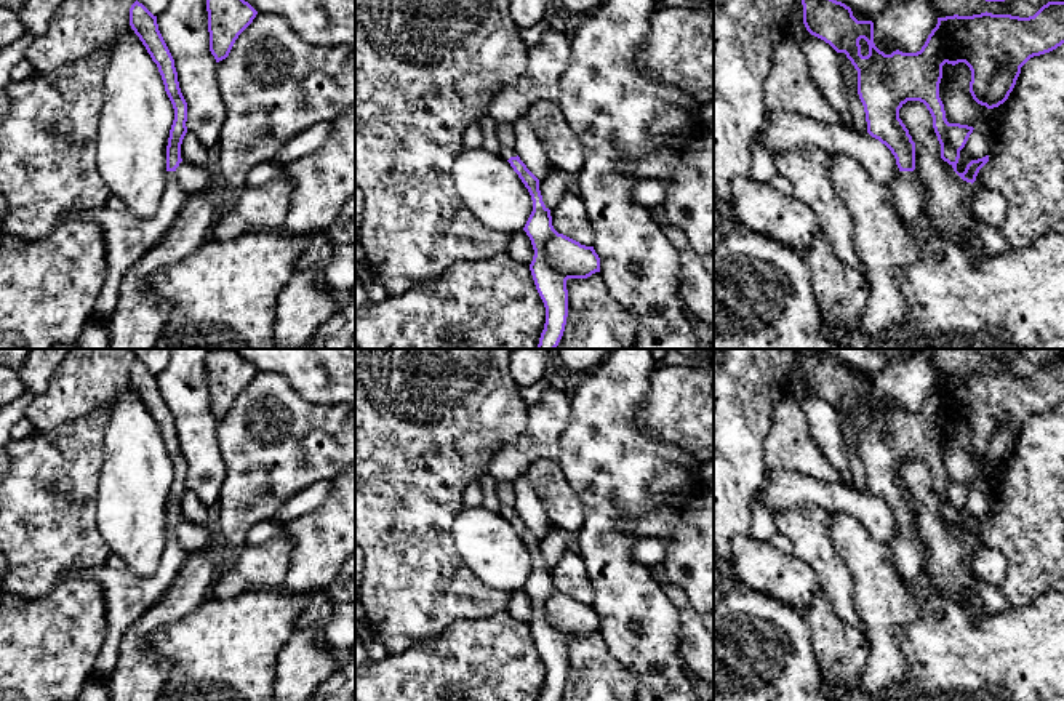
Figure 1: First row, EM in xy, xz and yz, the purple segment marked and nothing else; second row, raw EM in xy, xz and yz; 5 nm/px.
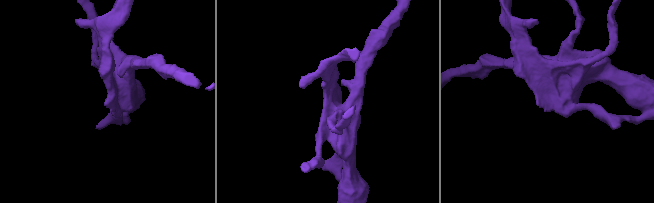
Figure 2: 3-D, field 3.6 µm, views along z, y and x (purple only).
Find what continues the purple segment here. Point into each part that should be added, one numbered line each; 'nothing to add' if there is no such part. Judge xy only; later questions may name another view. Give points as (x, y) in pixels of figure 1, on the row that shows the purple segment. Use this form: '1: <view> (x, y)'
1: xy (127, 239)

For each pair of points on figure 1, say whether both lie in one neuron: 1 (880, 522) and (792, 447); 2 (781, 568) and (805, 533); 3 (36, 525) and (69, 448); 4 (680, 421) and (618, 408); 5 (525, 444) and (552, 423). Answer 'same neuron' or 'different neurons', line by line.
1: different neurons
2: different neurons
3: same neuron
4: different neurons
5: same neuron

